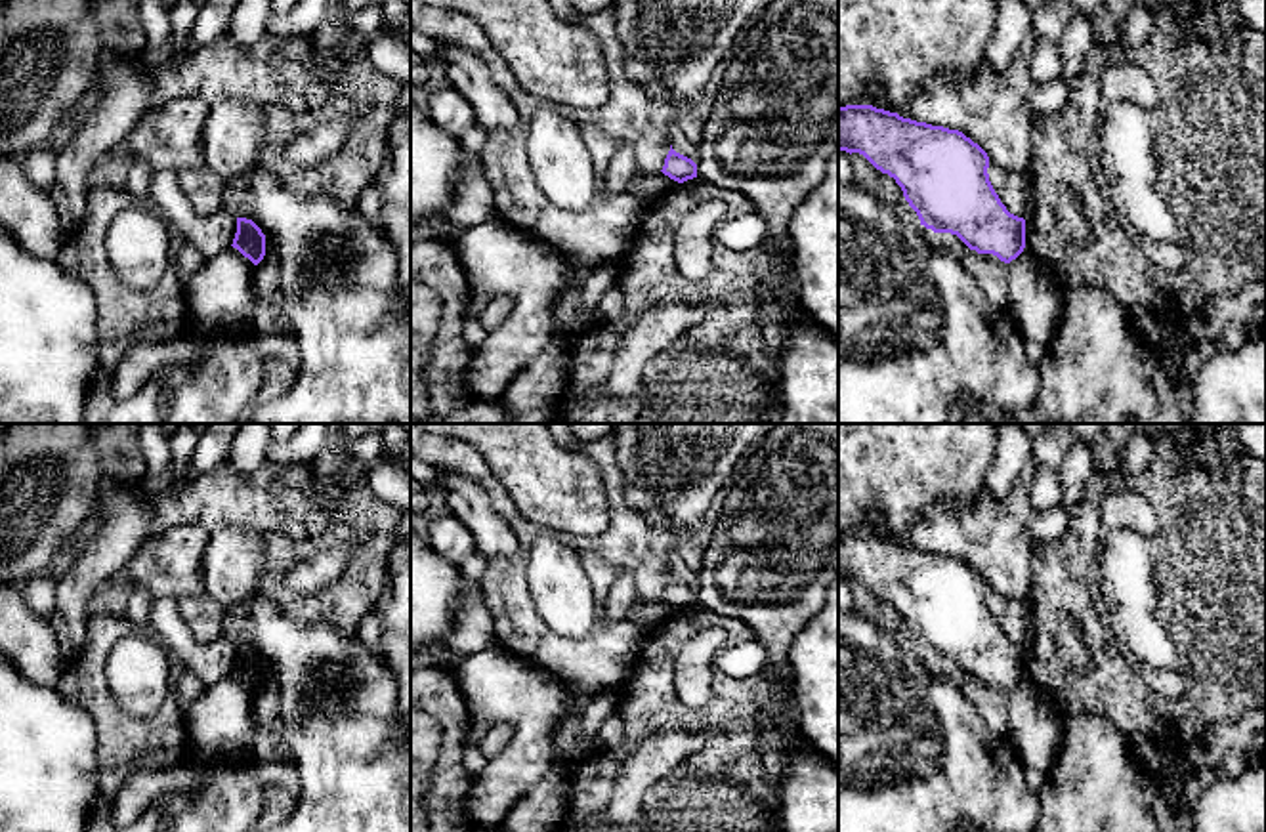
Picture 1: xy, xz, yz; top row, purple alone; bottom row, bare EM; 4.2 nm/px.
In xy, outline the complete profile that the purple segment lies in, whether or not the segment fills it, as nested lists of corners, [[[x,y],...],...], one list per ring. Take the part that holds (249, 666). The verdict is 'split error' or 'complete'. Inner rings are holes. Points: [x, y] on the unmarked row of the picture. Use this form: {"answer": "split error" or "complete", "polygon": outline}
{"answer": "complete", "polygon": [[[237,645],[237,660],[231,674],[258,693],[265,683],[265,662],[252,647]]]}

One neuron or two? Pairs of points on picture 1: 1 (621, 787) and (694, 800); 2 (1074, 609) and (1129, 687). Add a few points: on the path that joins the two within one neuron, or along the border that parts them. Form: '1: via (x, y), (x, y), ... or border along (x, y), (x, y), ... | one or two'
1: border along (680, 764), (646, 790), (640, 811) | two
2: via (1091, 628), (1110, 668) | one

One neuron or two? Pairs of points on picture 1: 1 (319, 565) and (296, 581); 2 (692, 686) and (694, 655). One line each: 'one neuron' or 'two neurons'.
1: one neuron
2: one neuron

